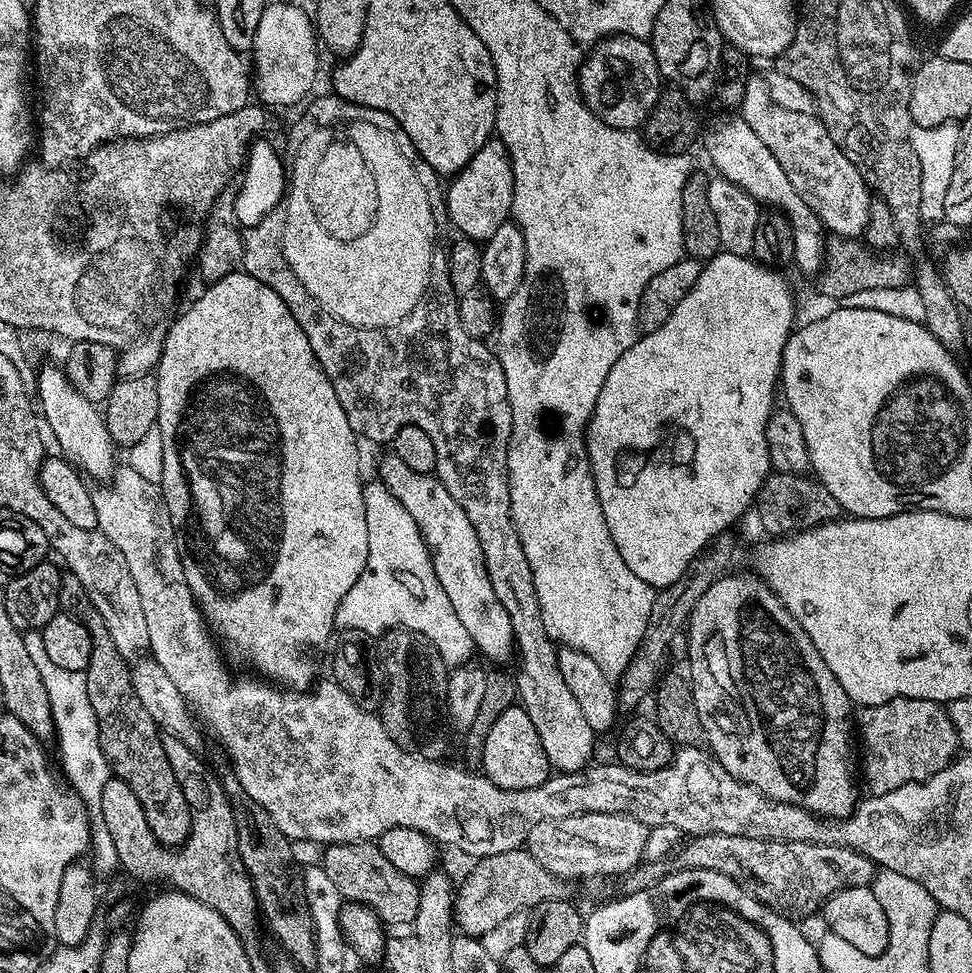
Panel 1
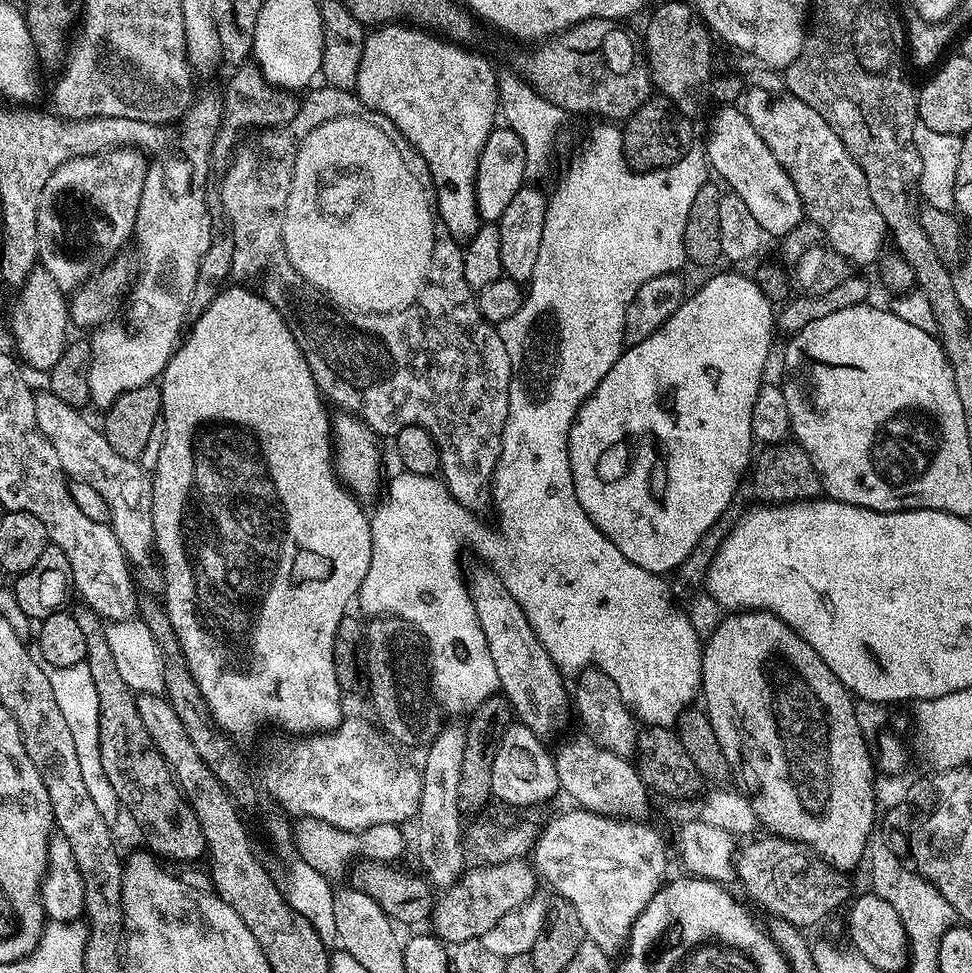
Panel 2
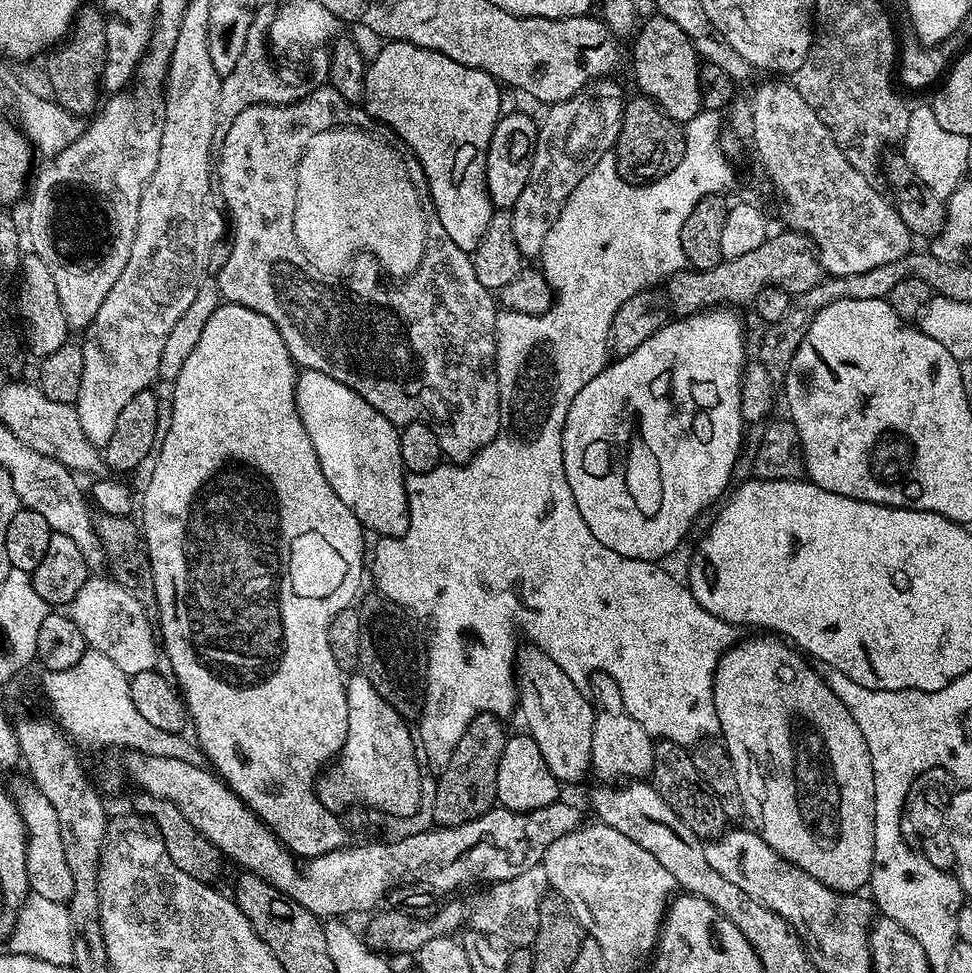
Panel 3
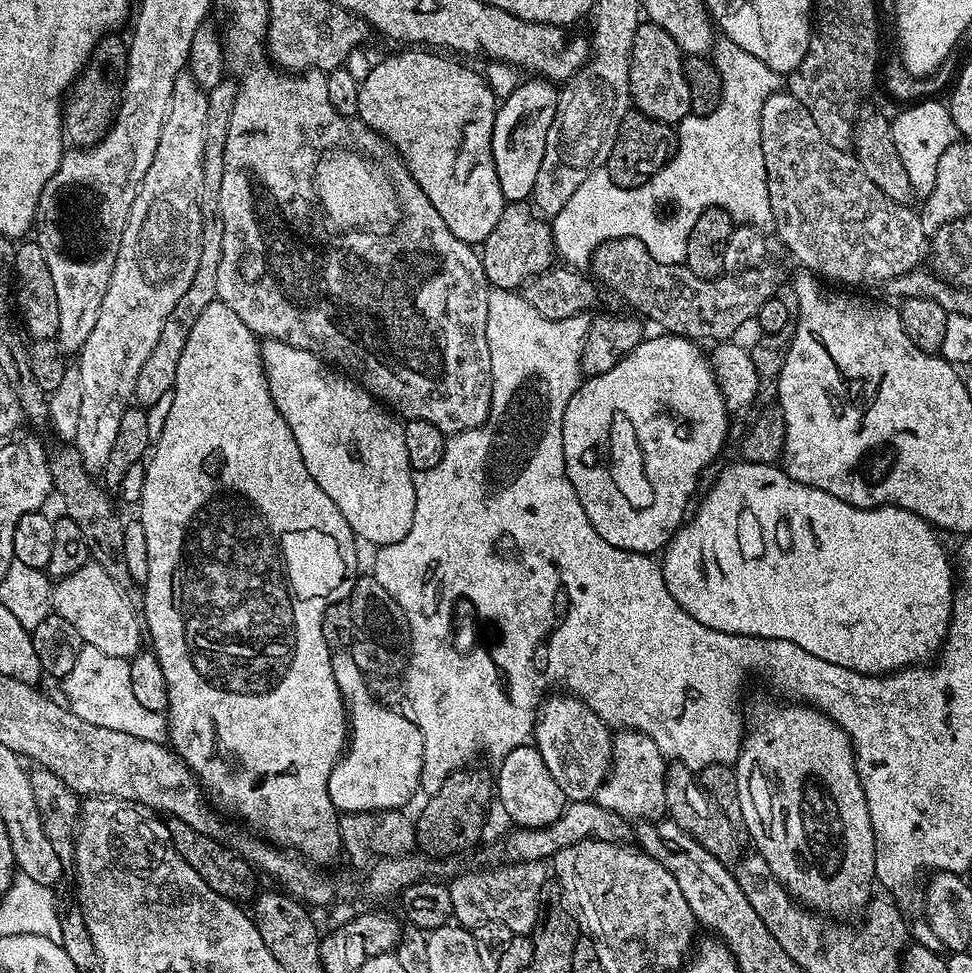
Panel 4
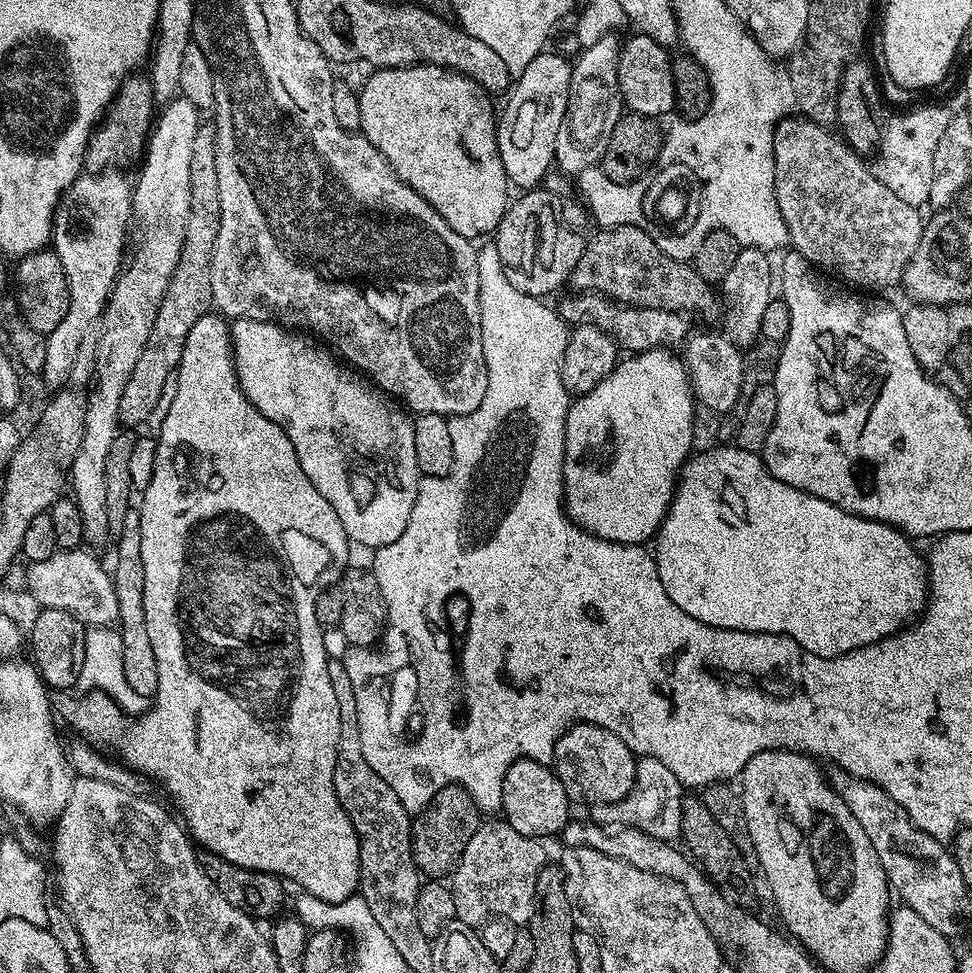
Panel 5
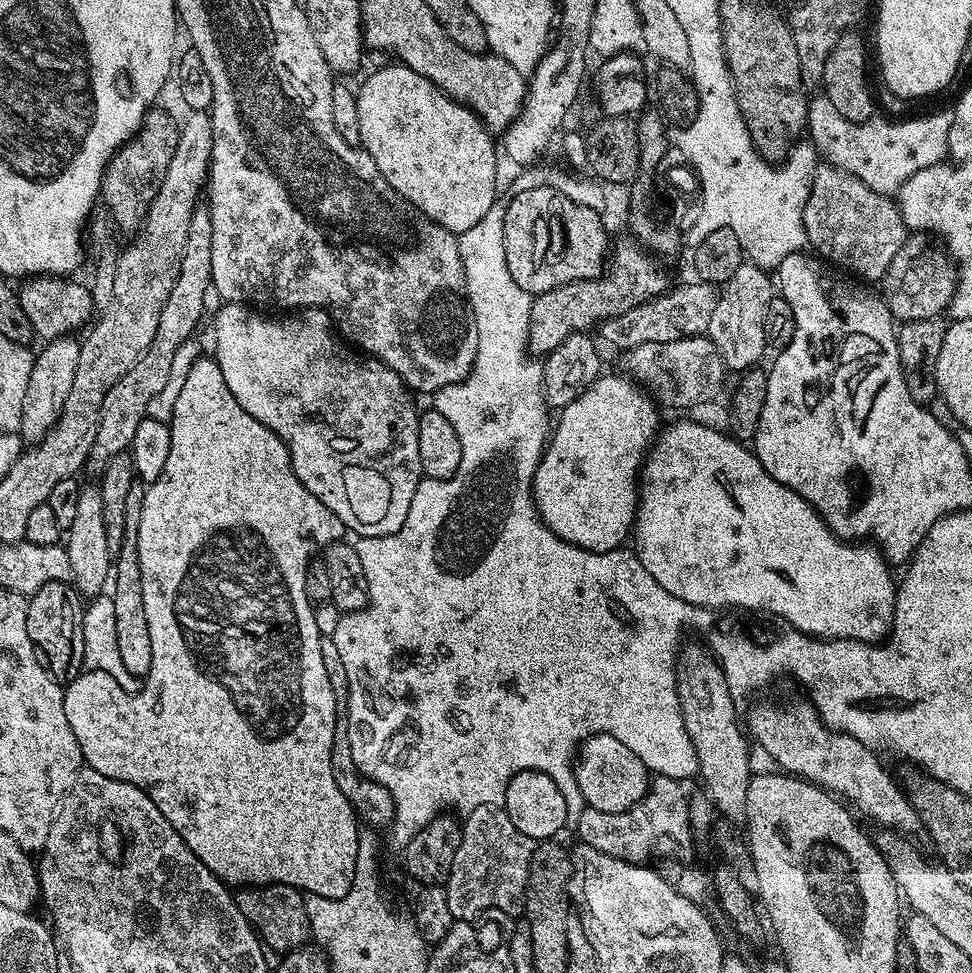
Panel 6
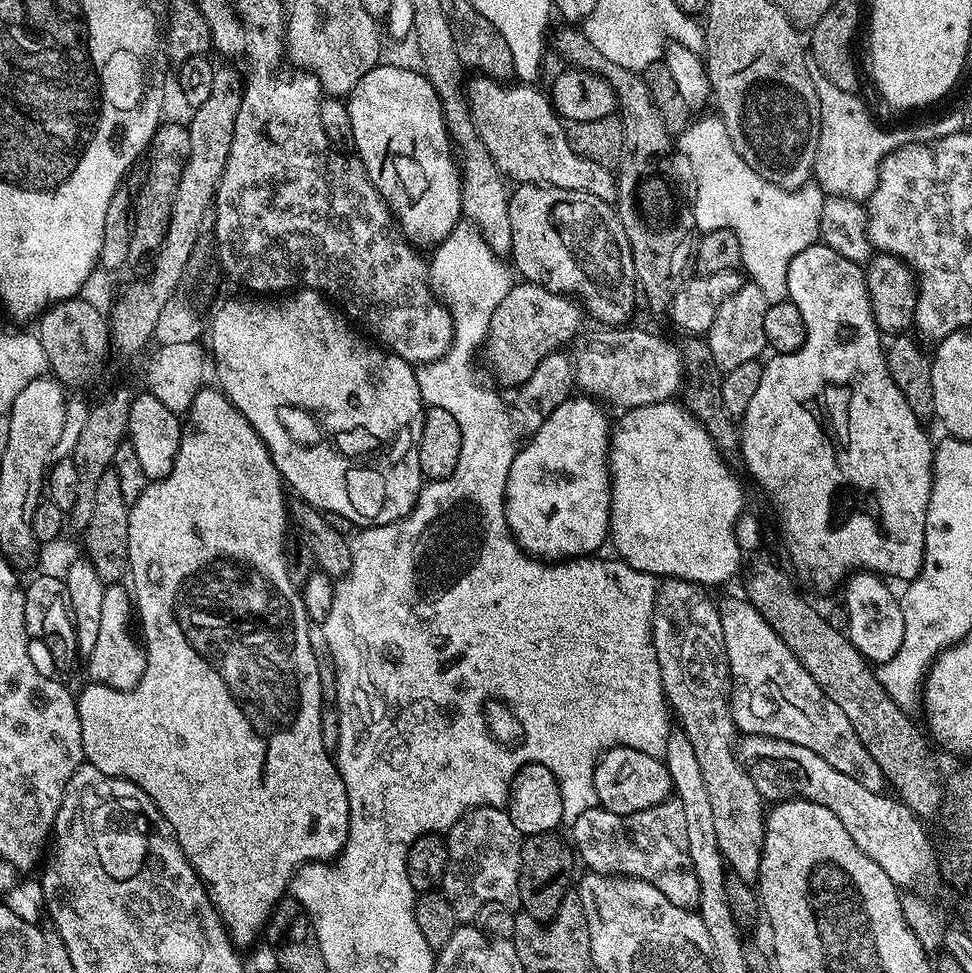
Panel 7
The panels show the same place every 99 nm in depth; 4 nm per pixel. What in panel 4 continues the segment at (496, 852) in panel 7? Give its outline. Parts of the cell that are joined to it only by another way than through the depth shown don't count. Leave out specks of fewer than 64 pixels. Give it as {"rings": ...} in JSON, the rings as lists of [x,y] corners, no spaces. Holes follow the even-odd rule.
{"rings":[[[517,860],[503,862],[497,868],[480,868],[477,872],[464,872],[456,881],[448,884],[450,902],[455,923],[461,926],[477,926],[482,923],[501,923],[512,934],[528,934],[535,929],[540,912],[540,891],[544,888],[550,872],[544,869],[545,865],[538,860]]]}

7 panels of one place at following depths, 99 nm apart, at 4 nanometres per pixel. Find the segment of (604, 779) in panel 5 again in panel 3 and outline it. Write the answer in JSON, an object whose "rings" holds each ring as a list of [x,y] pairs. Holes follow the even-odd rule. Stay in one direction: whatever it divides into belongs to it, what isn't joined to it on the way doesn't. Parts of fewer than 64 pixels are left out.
{"rings":[[[528,642],[517,651],[515,678],[518,681],[518,712],[528,723],[527,735],[538,742],[550,774],[561,785],[576,784],[584,775],[589,775],[592,767],[592,739],[594,738],[594,718],[597,709],[583,696],[581,685],[575,684],[546,654],[535,644]]]}

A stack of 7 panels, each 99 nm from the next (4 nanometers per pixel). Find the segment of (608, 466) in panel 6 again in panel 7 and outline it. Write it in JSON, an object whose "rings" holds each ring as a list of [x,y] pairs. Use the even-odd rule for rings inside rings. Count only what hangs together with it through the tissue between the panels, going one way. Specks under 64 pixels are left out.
{"rings":[[[576,394],[566,402],[562,402],[551,414],[538,426],[529,436],[528,445],[521,447],[516,453],[514,462],[510,468],[507,478],[506,494],[504,495],[504,509],[508,530],[517,544],[528,553],[529,556],[545,562],[559,562],[561,560],[574,560],[577,558],[588,558],[599,550],[603,544],[607,545],[610,540],[608,527],[610,526],[610,514],[612,513],[612,478],[608,470],[608,446],[610,443],[610,420],[604,413],[605,405],[597,402],[591,395]]]}

